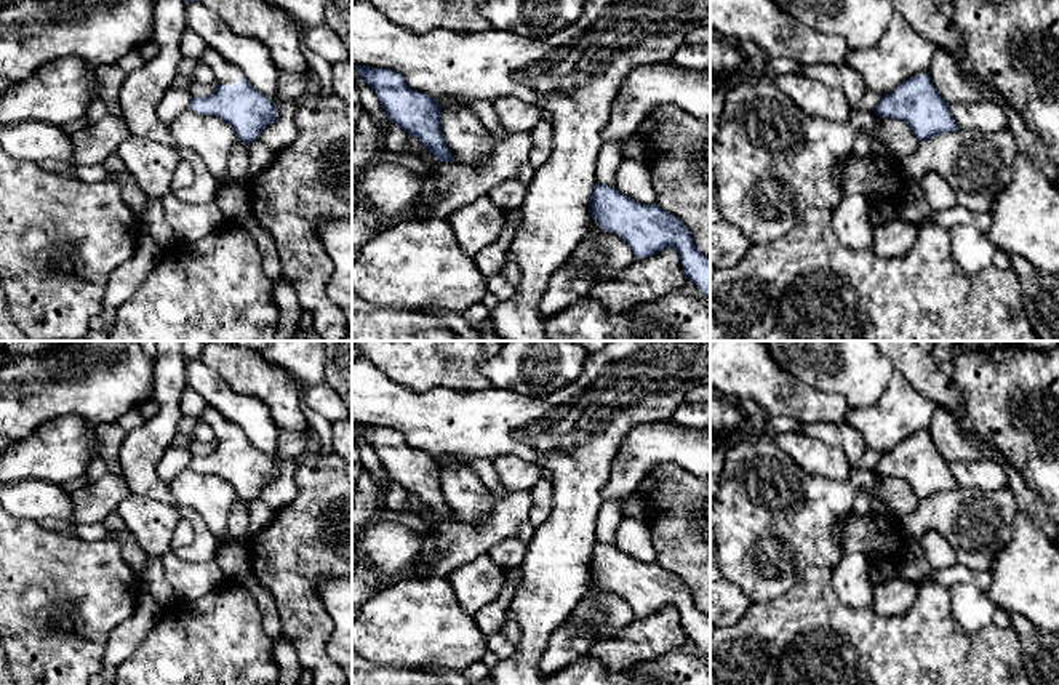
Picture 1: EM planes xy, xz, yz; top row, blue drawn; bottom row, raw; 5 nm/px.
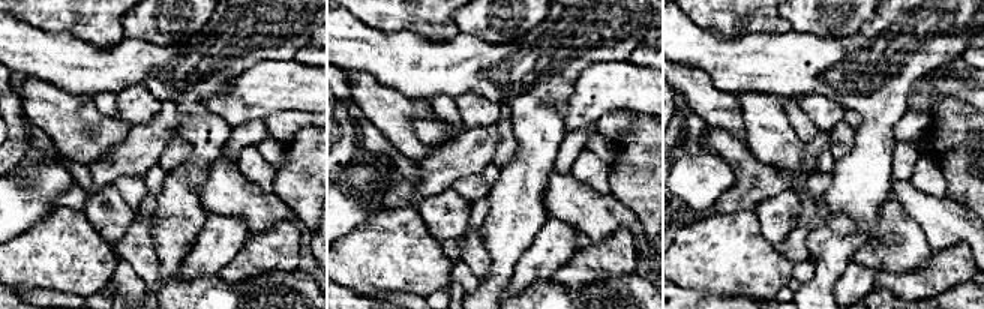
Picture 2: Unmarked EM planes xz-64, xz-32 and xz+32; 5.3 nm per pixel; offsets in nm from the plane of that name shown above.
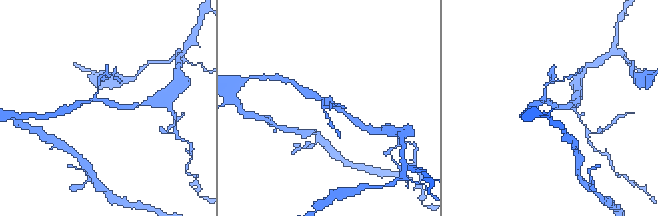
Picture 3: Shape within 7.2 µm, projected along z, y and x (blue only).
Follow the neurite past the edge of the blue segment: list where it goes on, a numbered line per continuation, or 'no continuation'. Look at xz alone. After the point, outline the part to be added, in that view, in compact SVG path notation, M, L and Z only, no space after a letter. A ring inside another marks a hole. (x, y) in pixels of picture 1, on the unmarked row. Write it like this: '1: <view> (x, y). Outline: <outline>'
no continuation

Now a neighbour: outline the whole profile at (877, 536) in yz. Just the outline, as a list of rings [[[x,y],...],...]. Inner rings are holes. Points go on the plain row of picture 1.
[[[869,511],[848,520],[838,541],[843,552],[862,552],[870,565],[883,560],[896,563],[909,539],[896,515]]]

